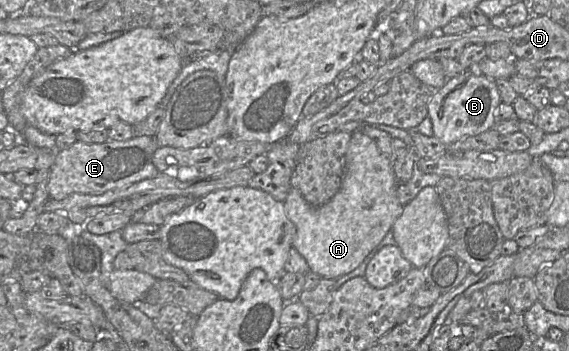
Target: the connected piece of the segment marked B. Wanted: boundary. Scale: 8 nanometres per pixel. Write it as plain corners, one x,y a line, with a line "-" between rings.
467,71
458,77
447,79
445,85
433,91
428,104
428,117
432,121
434,136
447,146
466,137
475,136
496,125
495,111
501,98
495,84
496,79
475,75

